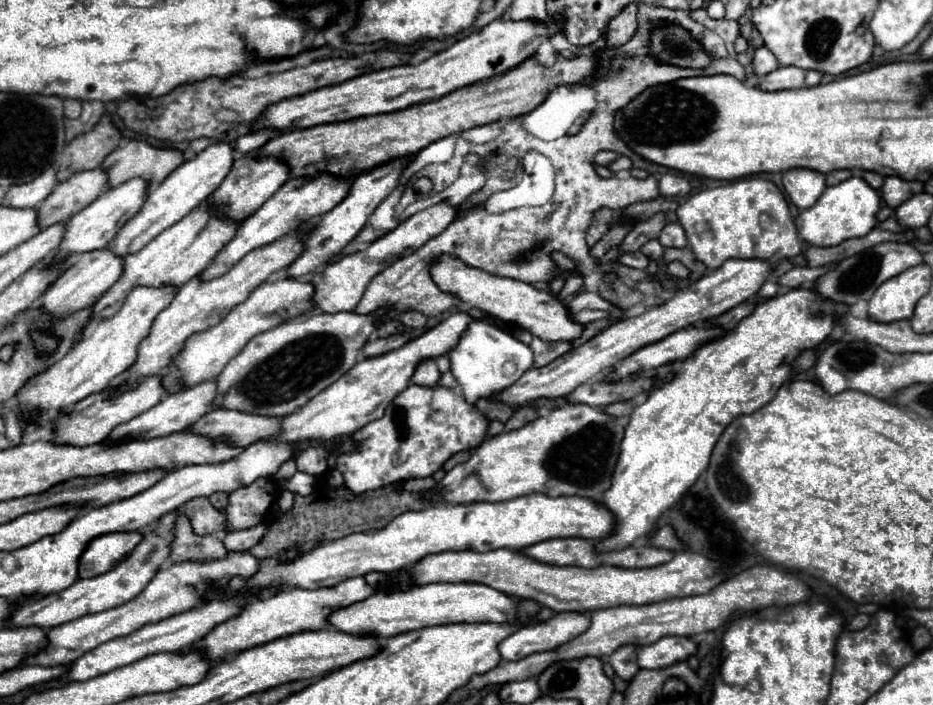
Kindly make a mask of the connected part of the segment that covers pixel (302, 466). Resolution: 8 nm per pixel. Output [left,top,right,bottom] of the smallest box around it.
[295,444,327,476]

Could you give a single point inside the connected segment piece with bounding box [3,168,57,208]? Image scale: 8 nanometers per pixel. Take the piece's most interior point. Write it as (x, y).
(29, 195)

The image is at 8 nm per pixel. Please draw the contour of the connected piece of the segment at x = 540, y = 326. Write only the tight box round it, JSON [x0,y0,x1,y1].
[429,254,583,342]

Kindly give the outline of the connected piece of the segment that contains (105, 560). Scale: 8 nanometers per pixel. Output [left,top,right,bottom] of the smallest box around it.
[79,532,143,578]

